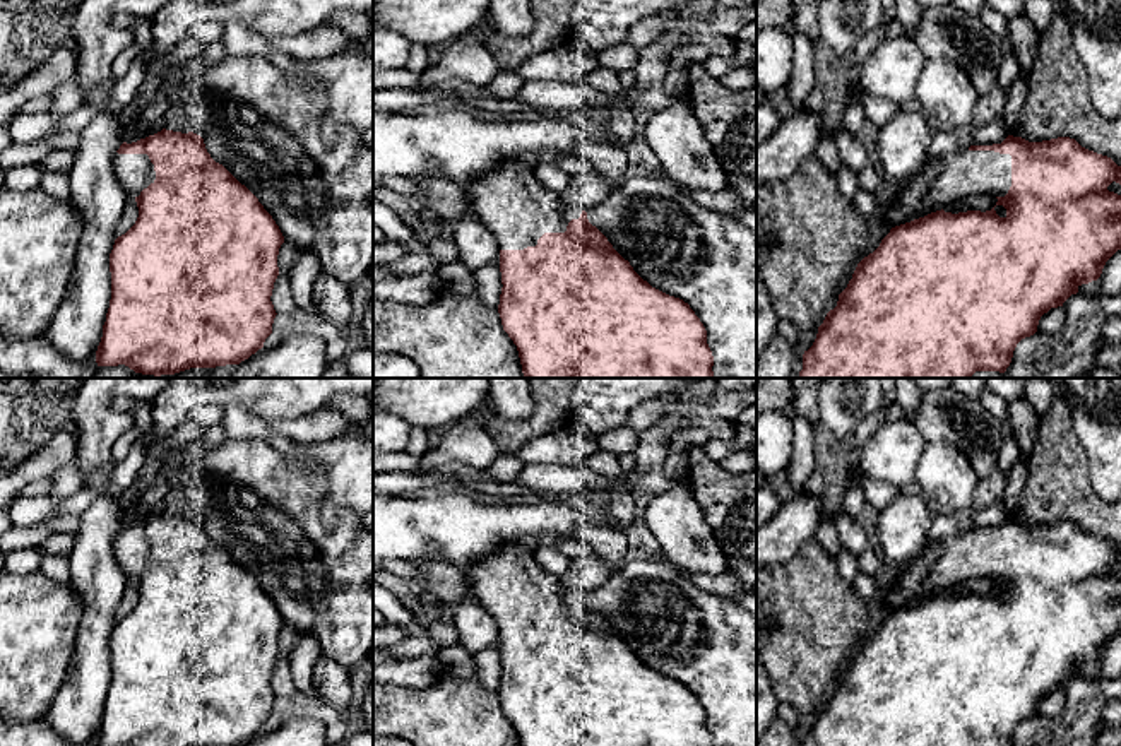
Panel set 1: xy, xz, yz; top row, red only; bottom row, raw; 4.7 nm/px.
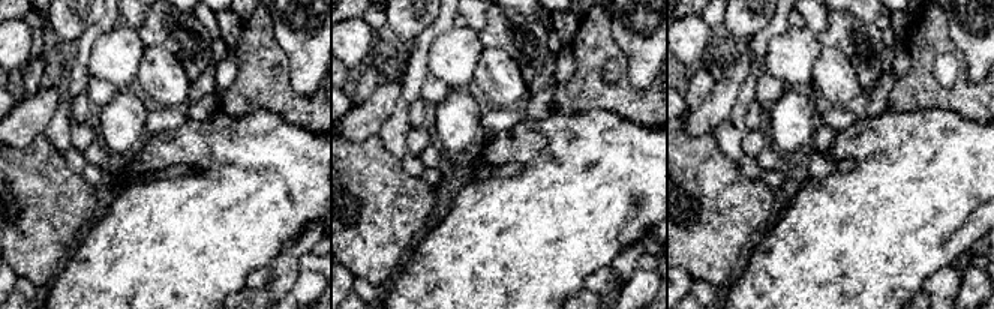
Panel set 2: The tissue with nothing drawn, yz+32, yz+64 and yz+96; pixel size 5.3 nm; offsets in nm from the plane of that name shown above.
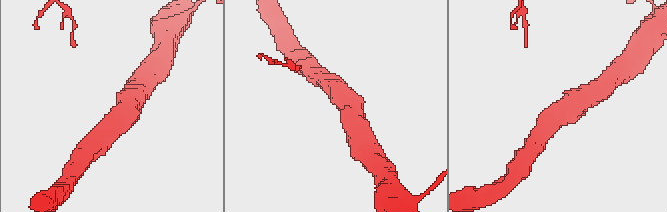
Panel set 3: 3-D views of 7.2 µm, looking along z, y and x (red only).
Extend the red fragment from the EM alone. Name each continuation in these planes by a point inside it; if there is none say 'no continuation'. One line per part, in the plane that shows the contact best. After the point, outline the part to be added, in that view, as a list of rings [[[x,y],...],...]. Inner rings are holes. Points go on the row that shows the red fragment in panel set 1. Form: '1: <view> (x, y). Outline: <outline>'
1: xz (510, 202). Outline: [[[503,163],[489,175],[472,180],[469,190],[476,217],[493,233],[500,250],[536,246],[544,233],[565,233],[568,222],[582,214],[537,181],[534,163]]]

